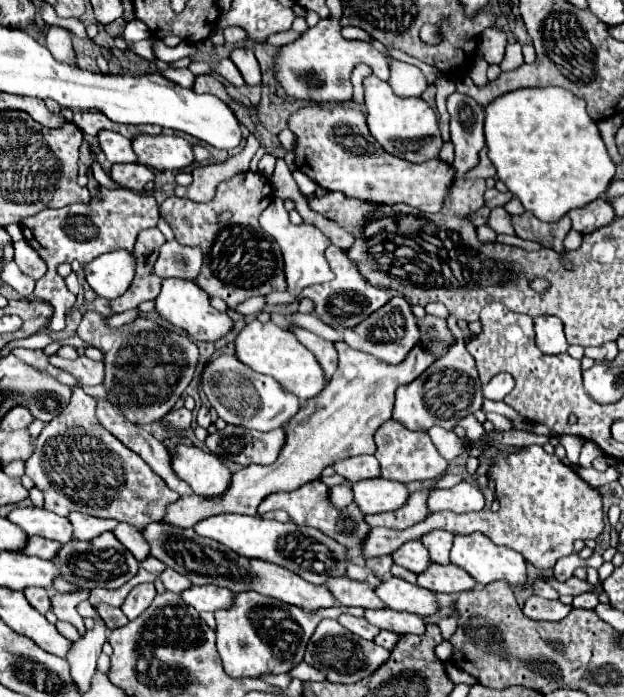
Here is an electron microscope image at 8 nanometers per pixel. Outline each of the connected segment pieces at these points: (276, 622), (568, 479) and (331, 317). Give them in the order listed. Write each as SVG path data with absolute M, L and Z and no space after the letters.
M256 592L236 594L236 604L230 610L216 612L216 636L218 652L224 664L224 672L230 678L260 678L264 674L286 674L298 666L304 658L306 644L322 618L337 619L342 613L363 617L364 609L336 606L322 610L320 614L306 614L296 606L272 600Z
M486 446L484 454L480 460L484 458L496 458L496 464L490 468L490 476L496 482L496 498L500 502L500 510L494 512L476 512L476 514L454 514L454 512L432 512L428 514L426 520L422 520L420 524L406 528L406 530L392 530L392 528L372 528L372 532L368 534L364 548L362 548L362 556L364 558L374 558L374 556L386 556L392 554L394 550L398 550L404 542L410 540L420 540L424 534L428 534L428 530L448 530L452 534L472 534L472 532L480 532L486 534L494 544L512 548L516 552L520 552L530 564L534 564L540 570L548 570L556 564L558 558L568 556L574 552L574 540L576 538L598 538L604 532L604 510L602 510L602 496L598 494L598 490L594 490L592 486L588 486L584 480L578 478L578 474L566 466L558 456L554 454L546 454L542 446L528 446L526 450L518 452L518 454L506 454L500 452L492 446Z
M330 246L326 250L326 260L332 268L332 272L336 274L336 278L332 282L326 284L318 284L318 286L310 286L302 290L304 298L310 298L316 306L316 316L326 322L328 326L336 328L336 330L344 330L344 328L352 328L356 324L360 324L364 318L368 318L372 312L376 312L380 306L384 306L392 296L388 294L388 290L376 288L372 284L368 284L368 280L360 274L360 270L354 266L354 262L346 256L346 252L338 246Z

